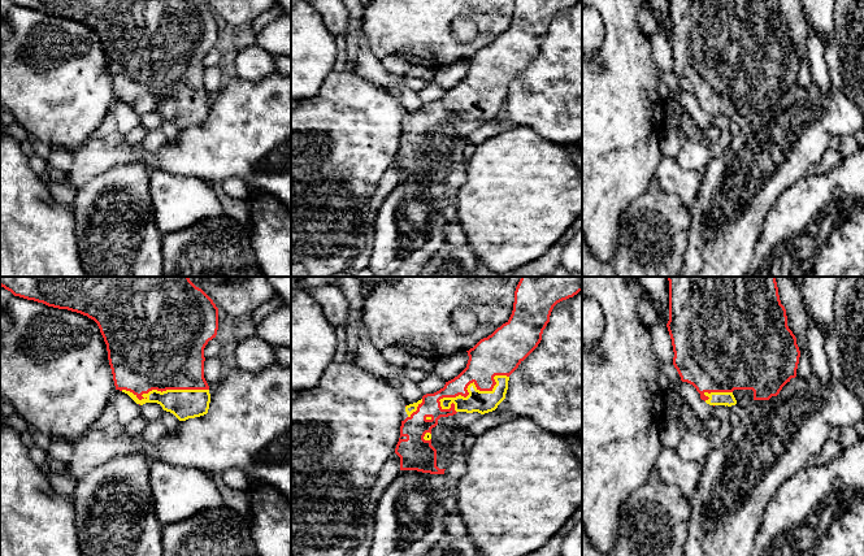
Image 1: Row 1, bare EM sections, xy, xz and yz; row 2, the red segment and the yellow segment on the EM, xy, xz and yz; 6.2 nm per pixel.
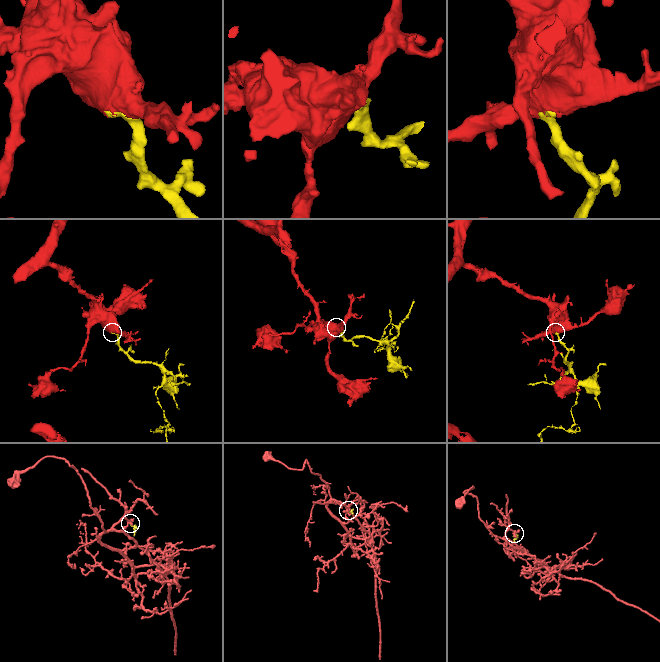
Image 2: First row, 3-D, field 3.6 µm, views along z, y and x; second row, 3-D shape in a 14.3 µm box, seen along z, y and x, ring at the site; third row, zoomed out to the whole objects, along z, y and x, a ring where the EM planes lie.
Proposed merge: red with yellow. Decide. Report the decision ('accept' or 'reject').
accept

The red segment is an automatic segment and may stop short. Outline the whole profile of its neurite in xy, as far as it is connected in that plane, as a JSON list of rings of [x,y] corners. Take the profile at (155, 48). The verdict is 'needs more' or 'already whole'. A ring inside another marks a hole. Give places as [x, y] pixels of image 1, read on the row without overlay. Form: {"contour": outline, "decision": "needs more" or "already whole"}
{"contour": [[[10,0],[14,5],[43,12],[48,16],[68,18],[94,29],[104,47],[108,69],[113,83],[116,99],[127,103],[136,113],[157,112],[164,120],[173,122],[179,130],[200,126],[208,122],[210,103],[204,87],[204,57],[216,47],[218,39],[218,17],[204,0]]], "decision": "needs more"}

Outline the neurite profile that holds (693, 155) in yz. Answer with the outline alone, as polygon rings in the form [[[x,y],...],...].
[[[682,136],[681,147],[674,160],[685,170],[703,173],[713,158],[711,149],[695,139]]]

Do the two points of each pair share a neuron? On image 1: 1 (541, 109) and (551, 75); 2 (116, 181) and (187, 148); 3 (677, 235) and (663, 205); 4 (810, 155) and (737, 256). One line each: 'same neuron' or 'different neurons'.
1: same neuron
2: different neurons
3: same neuron
4: same neuron

